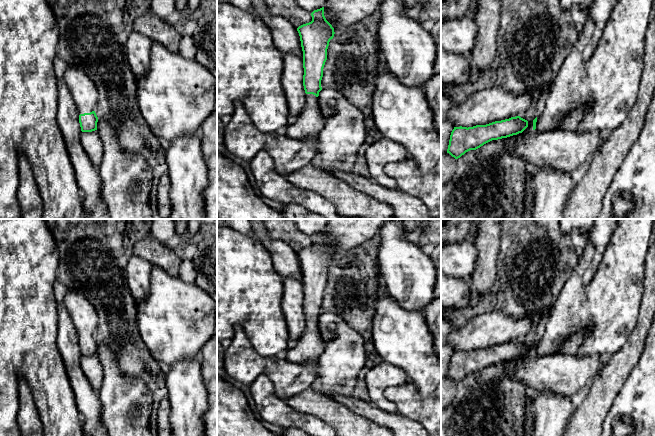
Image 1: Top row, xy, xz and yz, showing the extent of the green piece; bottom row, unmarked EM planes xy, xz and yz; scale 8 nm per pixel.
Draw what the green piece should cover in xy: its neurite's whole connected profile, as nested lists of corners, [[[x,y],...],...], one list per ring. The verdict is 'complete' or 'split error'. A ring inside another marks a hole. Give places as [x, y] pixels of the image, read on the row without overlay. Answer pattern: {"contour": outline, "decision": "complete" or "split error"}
{"contour": [[[68,290],[62,302],[77,330],[81,355],[97,354],[98,341],[95,332],[99,318],[93,305],[84,296],[71,290]]], "decision": "split error"}

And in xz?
{"contour": [[[329,219],[326,228],[311,237],[312,245],[297,252],[303,275],[303,310],[306,317],[305,331],[294,347],[287,349],[286,360],[302,366],[310,367],[309,362],[318,360],[322,355],[325,343],[323,342],[319,329],[318,320],[322,314],[321,304],[323,292],[327,284],[327,273],[331,263],[339,254],[348,252],[362,243],[371,240],[378,232],[386,219]]], "decision": "split error"}

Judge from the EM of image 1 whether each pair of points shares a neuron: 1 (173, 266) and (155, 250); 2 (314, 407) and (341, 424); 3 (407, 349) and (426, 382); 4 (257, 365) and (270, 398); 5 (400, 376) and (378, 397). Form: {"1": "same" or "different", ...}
{"1": "same", "2": "same", "3": "same", "4": "different", "5": "same"}

